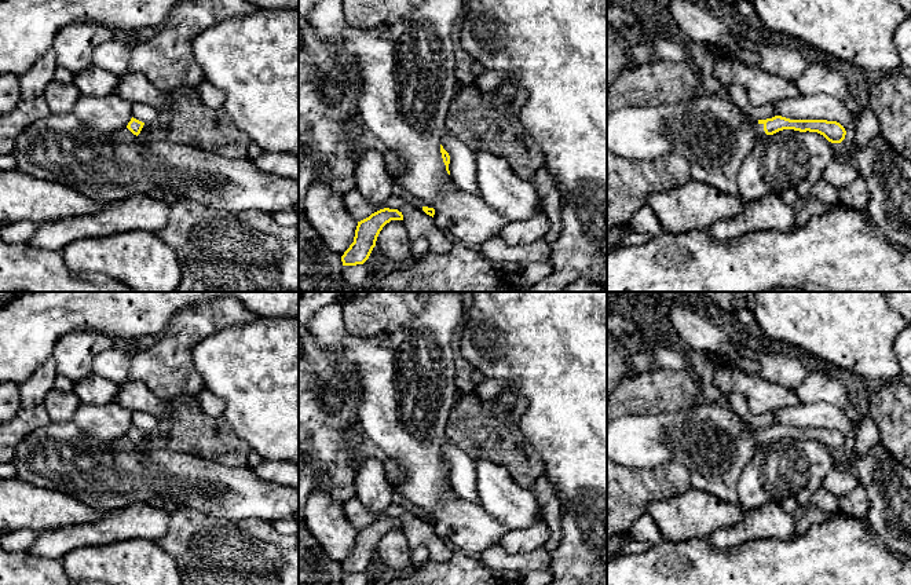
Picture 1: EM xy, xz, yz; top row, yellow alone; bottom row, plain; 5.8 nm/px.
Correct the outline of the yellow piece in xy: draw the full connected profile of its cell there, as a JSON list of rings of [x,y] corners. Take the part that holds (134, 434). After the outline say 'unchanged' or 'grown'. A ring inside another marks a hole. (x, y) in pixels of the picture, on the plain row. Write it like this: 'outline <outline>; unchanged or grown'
outline [[[173,399],[169,402],[171,414],[158,420],[156,429],[144,432],[131,427],[127,436],[144,449],[165,449],[201,457],[228,467],[245,467],[250,447],[230,427],[223,417],[213,417],[204,412],[198,399]]]; grown

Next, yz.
outline [[[775,424],[767,428],[758,428],[755,434],[754,450],[767,443],[773,443],[783,438],[794,438],[800,440],[817,440],[831,451],[841,451],[845,447],[846,439],[837,429],[827,428],[790,428],[782,424]]]; grown

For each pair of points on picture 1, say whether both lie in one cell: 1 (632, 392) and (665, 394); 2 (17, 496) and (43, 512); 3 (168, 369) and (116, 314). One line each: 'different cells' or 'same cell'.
1: same cell
2: same cell
3: different cells

